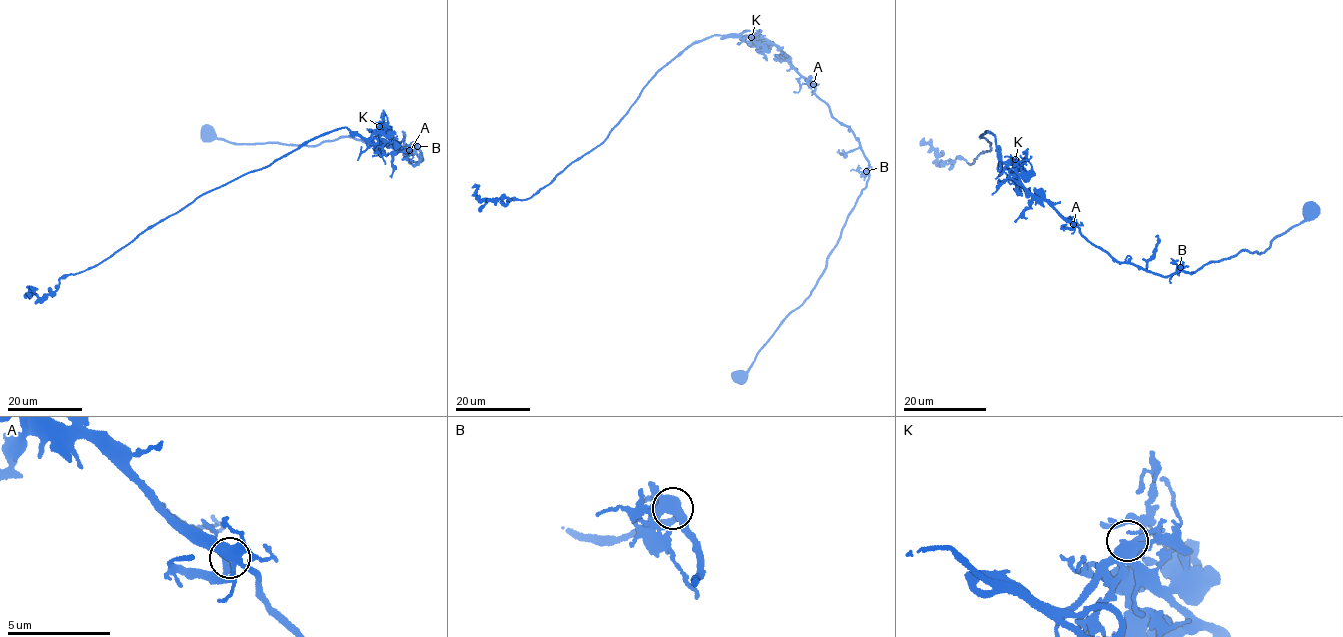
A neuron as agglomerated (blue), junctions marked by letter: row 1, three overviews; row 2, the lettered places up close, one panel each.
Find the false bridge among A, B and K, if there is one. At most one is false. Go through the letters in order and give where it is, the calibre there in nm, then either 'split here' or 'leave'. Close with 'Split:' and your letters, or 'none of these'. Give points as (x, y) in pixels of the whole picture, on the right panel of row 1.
A: at (1073, 224); 420 nm thick; leave
B: at (1180, 267); 480 nm thick; leave
K: at (1015, 159); 440 nm thick; leave
Split: none of these

